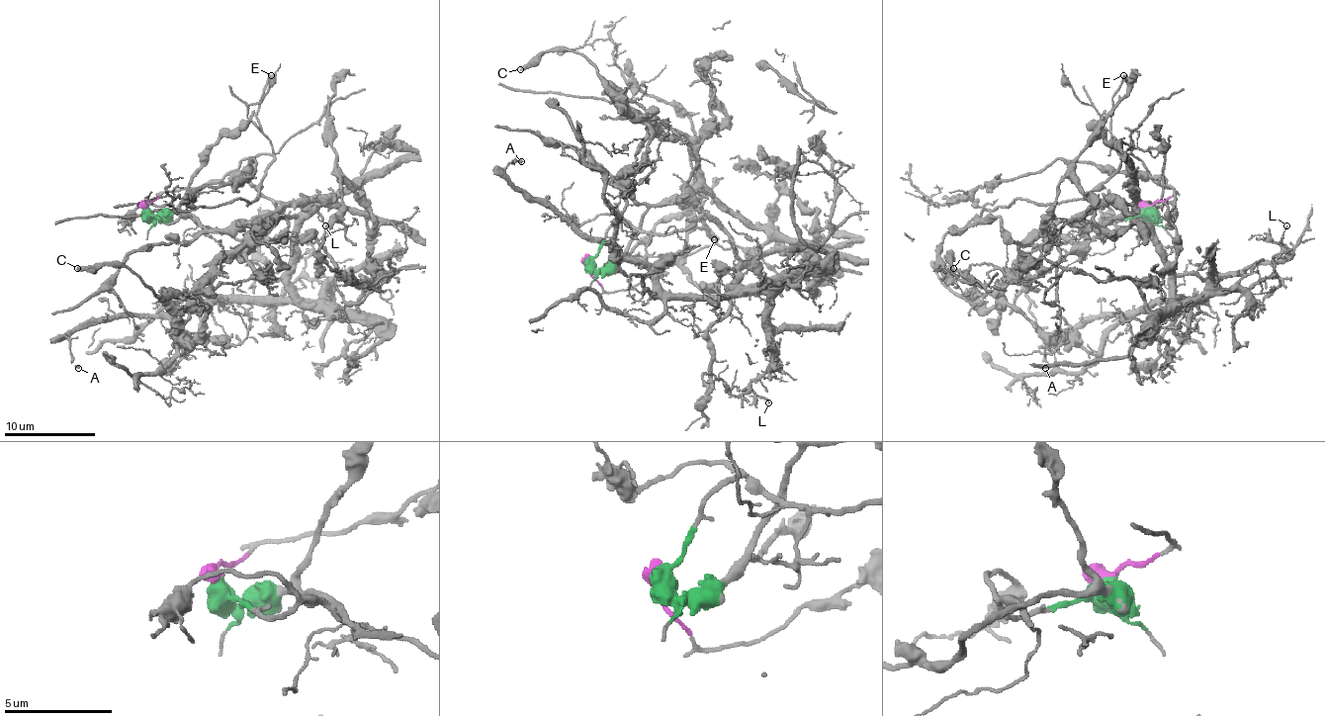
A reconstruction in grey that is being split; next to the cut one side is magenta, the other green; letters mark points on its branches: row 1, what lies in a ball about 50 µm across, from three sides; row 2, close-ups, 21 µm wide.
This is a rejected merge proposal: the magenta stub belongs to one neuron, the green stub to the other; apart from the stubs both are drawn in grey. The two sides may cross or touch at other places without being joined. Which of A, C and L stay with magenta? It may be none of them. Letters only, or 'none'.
none

